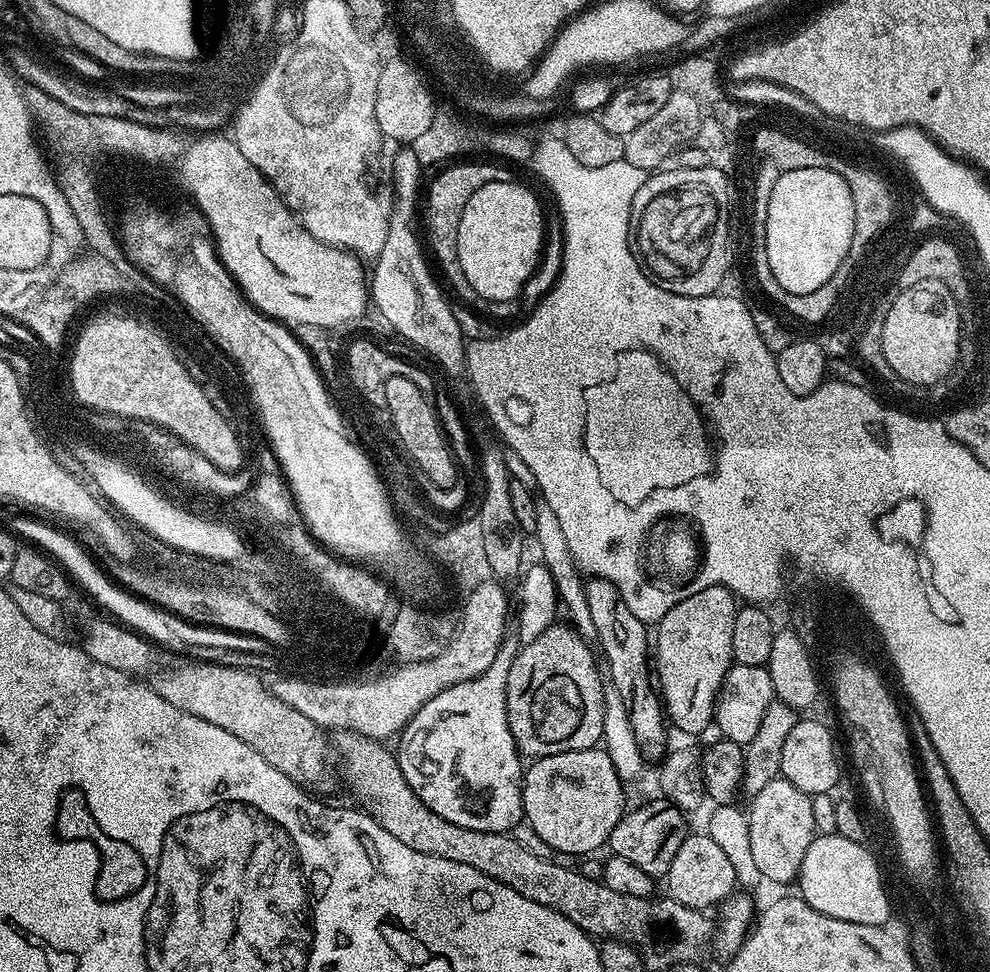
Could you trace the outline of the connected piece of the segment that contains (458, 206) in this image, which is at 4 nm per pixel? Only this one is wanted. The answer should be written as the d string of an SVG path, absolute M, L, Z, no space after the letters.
M452 162L441 167L439 171L441 172L433 178L432 185L428 188L428 197L425 195L422 200L422 220L424 216L422 232L424 236L428 235L426 248L432 256L436 255L436 260L440 263L445 278L452 283L453 290L464 299L461 301L465 305L475 307L482 299L472 289L470 282L466 282L466 274L462 274L462 266L458 262L456 235L458 234L458 222L462 218L462 210L466 210L466 202L470 202L470 194L474 194L474 190L486 186L484 180L488 180L488 176L492 176L492 162L488 162L484 168L464 168L460 162Z

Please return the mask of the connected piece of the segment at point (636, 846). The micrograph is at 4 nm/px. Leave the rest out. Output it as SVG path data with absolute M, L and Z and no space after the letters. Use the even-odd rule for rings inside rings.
M656 798L653 804L644 804L641 808L625 811L623 818L610 830L607 847L611 855L626 858L653 878L667 877L670 862L678 854L678 846L690 835L686 814L678 806L669 804L663 798ZM612 848L612 849L611 849Z

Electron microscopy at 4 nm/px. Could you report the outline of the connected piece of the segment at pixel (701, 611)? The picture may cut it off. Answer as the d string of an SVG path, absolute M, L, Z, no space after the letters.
M715 584L684 598L657 621L657 632L654 632L654 670L658 672L656 680L662 704L671 725L673 722L678 729L688 734L698 734L713 723L720 688L727 681L734 662L733 634L737 607L737 597L728 588Z

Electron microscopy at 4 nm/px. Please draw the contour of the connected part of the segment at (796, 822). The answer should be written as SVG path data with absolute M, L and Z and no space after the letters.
M778 778L763 790L758 790L758 794L751 797L750 804L752 809L748 808L746 813L755 865L765 881L788 884L792 880L793 883L799 877L802 858L806 858L810 842L818 835L814 826L812 796L798 790L794 782Z

